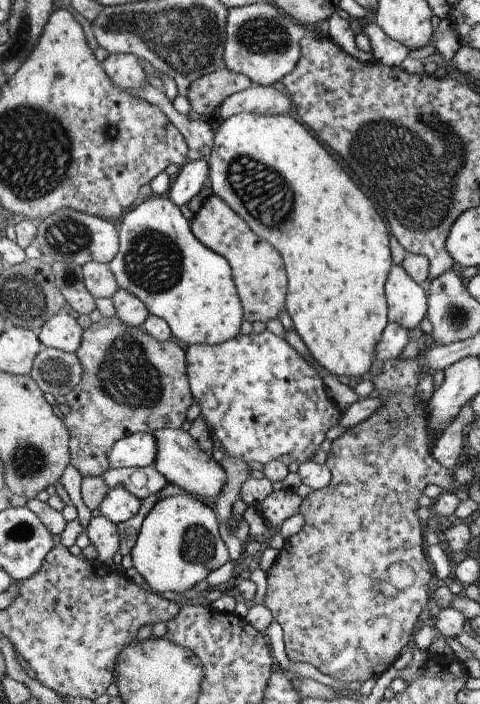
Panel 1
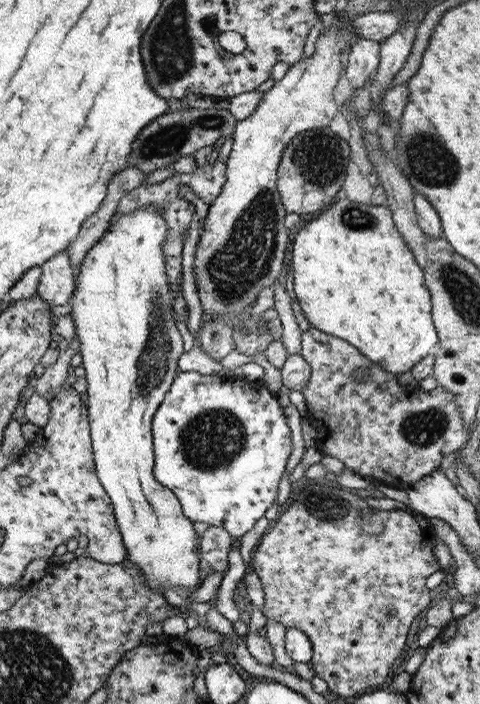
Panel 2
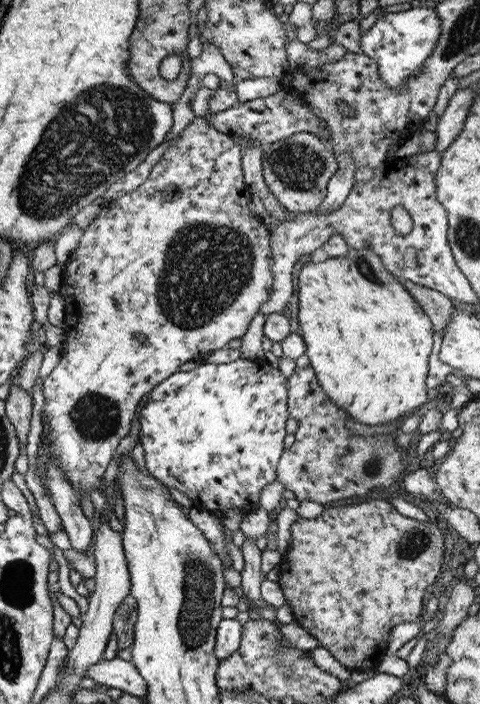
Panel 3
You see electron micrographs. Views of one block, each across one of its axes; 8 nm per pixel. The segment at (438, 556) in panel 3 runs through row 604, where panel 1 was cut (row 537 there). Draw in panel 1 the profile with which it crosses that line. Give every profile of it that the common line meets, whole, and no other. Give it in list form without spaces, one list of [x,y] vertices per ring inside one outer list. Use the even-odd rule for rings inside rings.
[[[416,356],[404,361],[401,361],[400,358],[386,360],[380,374],[368,377],[379,392],[378,397],[381,397],[384,403],[364,421],[349,427],[342,436],[331,441],[324,462],[330,470],[330,481],[327,486],[314,490],[301,499],[298,512],[304,518],[304,524],[296,534],[284,540],[282,548],[278,550],[274,565],[266,574],[266,589],[262,603],[270,610],[272,620],[282,628],[284,651],[288,660],[308,662],[319,672],[341,681],[358,680],[363,682],[373,676],[379,676],[383,670],[392,666],[392,662],[401,652],[401,648],[409,640],[412,640],[411,630],[417,622],[419,612],[423,610],[423,606],[429,599],[429,586],[427,584],[429,584],[433,572],[433,567],[421,544],[421,526],[419,526],[419,518],[415,514],[415,508],[418,506],[417,498],[422,494],[422,490],[427,484],[436,484],[442,492],[452,492],[459,488],[459,484],[453,478],[454,469],[446,469],[431,457],[430,448],[433,447],[435,440],[439,438],[441,433],[433,433],[428,428],[428,407],[413,399],[413,392],[419,377],[421,377],[421,372],[416,363]]]

